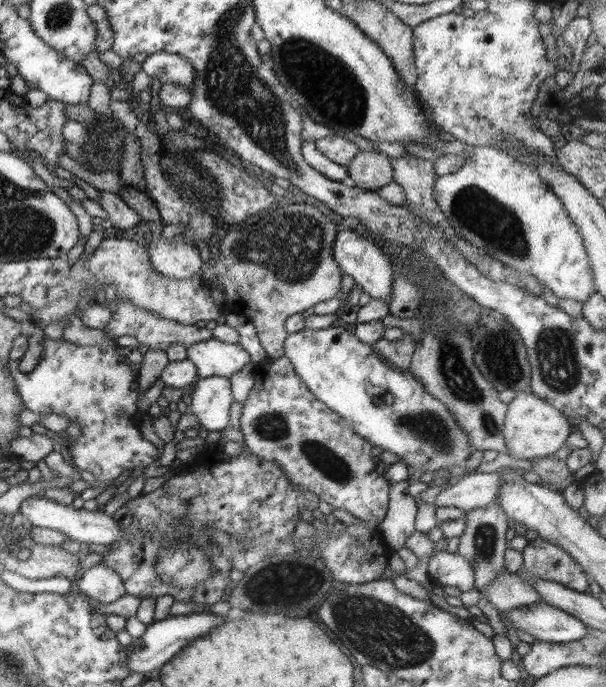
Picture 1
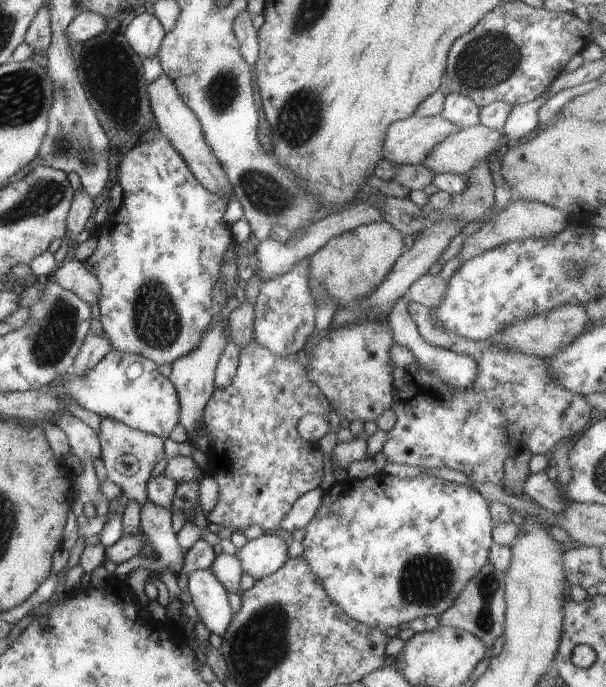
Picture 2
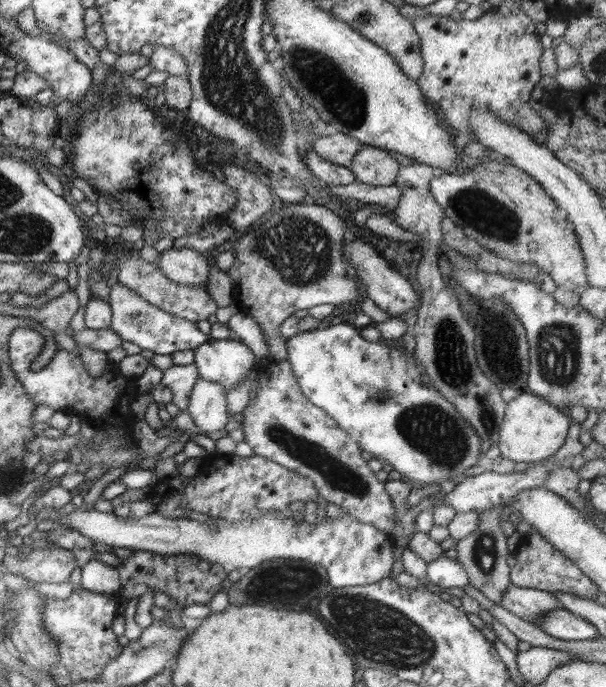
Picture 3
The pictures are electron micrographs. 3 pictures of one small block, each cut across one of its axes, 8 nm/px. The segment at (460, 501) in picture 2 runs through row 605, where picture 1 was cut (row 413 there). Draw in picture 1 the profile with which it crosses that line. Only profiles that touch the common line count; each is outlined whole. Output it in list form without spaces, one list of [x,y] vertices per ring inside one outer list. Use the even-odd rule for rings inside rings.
[[[306,327],[286,336],[284,352],[286,358],[292,362],[296,374],[319,402],[338,414],[355,434],[370,443],[374,452],[388,451],[395,454],[400,459],[399,462],[405,464],[411,472],[420,470],[422,475],[434,475],[434,472],[441,469],[447,471],[453,466],[463,466],[474,452],[469,437],[458,425],[452,412],[440,400],[426,392],[422,383],[412,376],[409,369],[390,365],[392,361],[388,361],[380,351],[360,341],[353,328]]]

